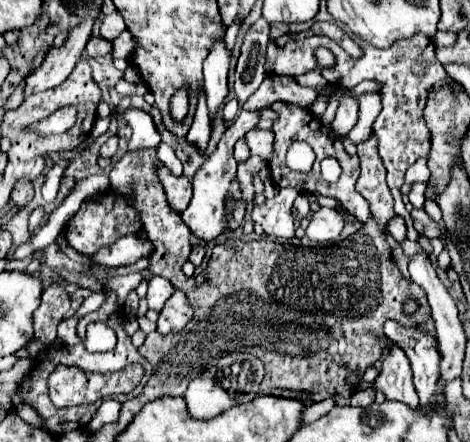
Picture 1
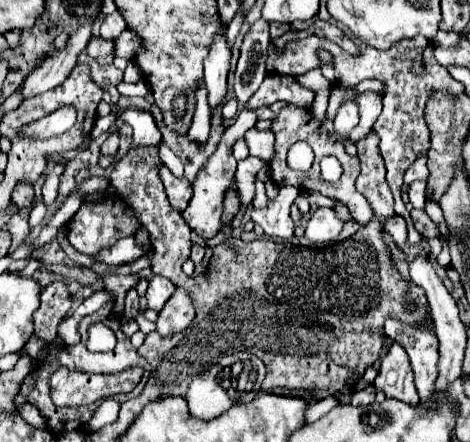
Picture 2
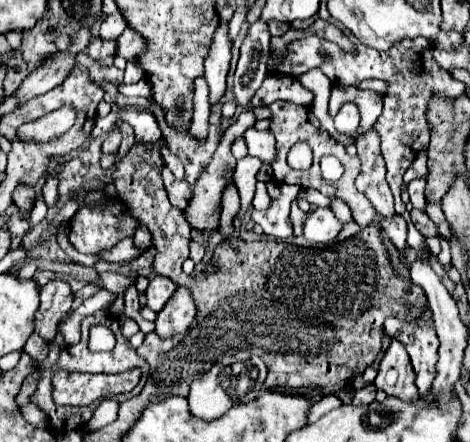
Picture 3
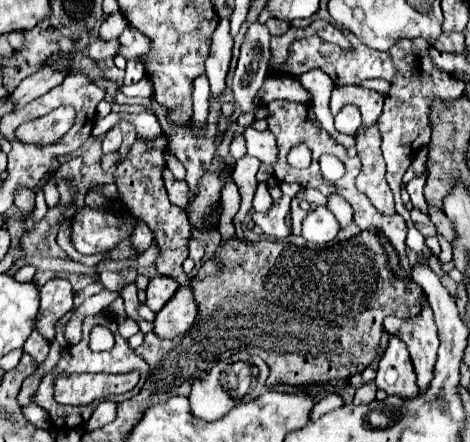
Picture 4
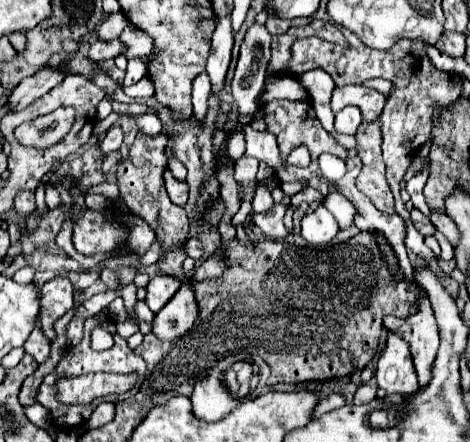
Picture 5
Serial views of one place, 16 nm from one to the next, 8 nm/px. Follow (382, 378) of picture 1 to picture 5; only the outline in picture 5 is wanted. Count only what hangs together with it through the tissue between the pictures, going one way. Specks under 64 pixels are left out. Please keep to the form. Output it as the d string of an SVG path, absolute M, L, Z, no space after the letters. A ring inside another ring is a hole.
M388 332L386 348L378 356L376 368L376 382L388 394L410 394L418 388L416 368L412 364L412 354L408 352L408 342L398 332Z

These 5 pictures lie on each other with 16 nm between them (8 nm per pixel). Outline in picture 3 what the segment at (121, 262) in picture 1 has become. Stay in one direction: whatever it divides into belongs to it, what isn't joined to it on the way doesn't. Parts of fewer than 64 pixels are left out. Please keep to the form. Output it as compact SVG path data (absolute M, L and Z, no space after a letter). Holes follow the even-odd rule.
M124 238L112 250L102 252L102 260L106 262L122 262L122 260L138 258L138 256L140 256L140 250L132 244L132 238Z

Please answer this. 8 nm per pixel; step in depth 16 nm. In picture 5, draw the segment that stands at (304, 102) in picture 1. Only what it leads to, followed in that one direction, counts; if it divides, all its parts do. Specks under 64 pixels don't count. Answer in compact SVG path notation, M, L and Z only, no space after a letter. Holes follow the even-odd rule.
M276 78L274 82L266 82L264 90L260 92L258 102L268 102L274 98L288 98L288 100L309 100L310 95L294 78Z

